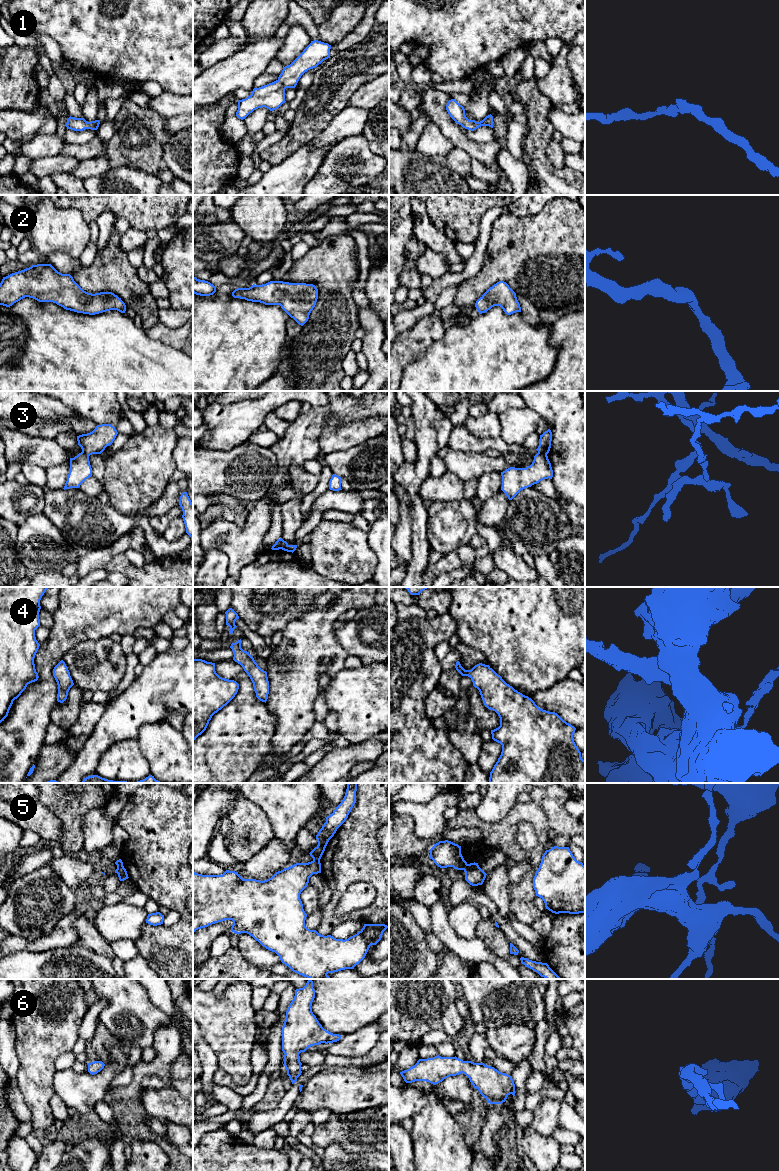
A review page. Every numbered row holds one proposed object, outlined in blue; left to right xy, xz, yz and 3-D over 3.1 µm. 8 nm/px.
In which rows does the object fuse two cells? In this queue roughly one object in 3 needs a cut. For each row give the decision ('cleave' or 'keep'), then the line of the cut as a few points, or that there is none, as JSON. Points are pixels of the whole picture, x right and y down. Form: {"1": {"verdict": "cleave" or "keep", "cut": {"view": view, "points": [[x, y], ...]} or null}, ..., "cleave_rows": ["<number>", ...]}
{"1": {"verdict": "keep", "cut": null}, "2": {"verdict": "keep", "cut": null}, "3": {"verdict": "cleave", "cut": {"view": "xz", "points": [[283, 540], [280, 548]]}}, "4": {"verdict": "keep", "cut": null}, "5": {"verdict": "cleave", "cut": {"view": "xz", "points": [[313, 859], [319, 860]]}}, "6": {"verdict": "keep", "cut": null}, "cleave_rows": ["3", "5"]}

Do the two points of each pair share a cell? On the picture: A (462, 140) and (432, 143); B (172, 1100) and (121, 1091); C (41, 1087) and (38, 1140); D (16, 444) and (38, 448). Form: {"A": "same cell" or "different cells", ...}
{"A": "different cells", "B": "different cells", "C": "different cells", "D": "same cell"}

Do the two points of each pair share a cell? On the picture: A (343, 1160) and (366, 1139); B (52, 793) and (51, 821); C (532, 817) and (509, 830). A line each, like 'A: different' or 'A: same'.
A: different
B: different
C: same

